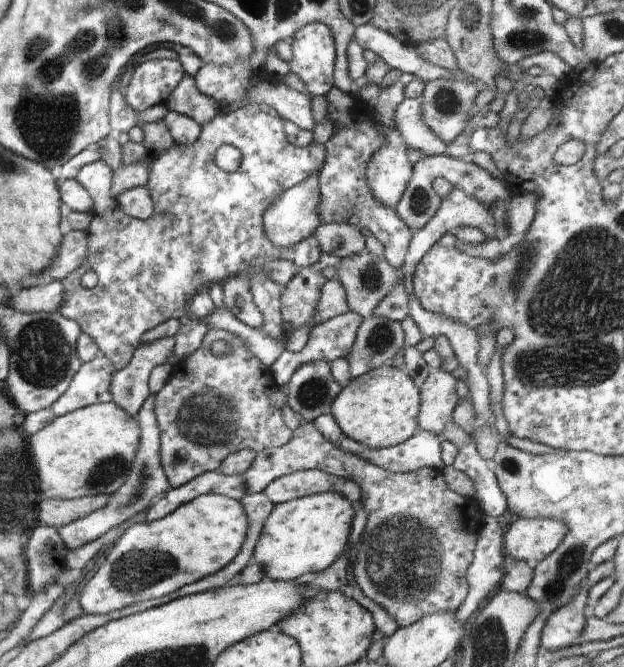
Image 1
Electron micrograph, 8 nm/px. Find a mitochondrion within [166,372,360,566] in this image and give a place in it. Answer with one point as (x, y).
(206, 418)

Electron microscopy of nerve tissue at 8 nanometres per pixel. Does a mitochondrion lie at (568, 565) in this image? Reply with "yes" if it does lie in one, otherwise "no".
yes

